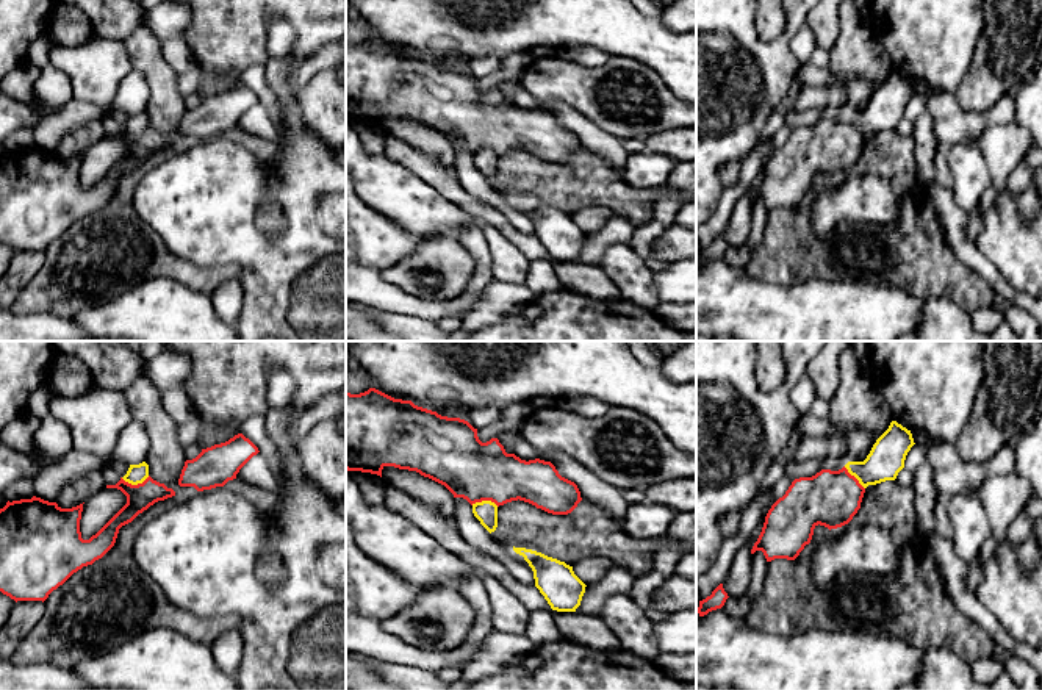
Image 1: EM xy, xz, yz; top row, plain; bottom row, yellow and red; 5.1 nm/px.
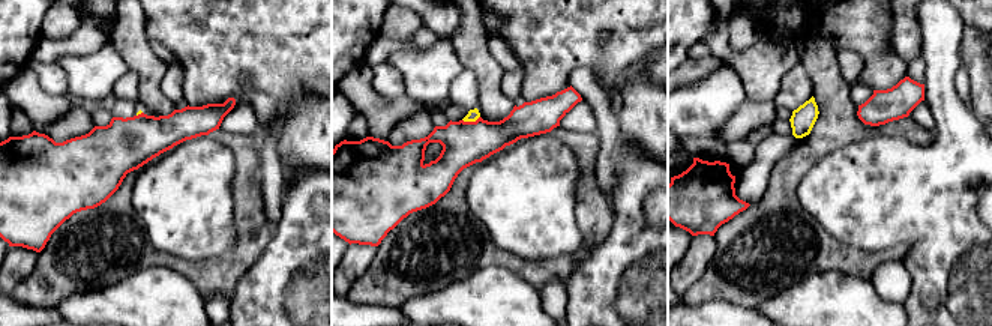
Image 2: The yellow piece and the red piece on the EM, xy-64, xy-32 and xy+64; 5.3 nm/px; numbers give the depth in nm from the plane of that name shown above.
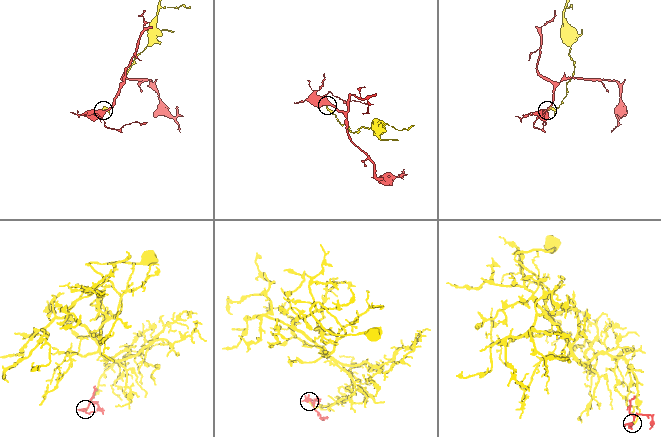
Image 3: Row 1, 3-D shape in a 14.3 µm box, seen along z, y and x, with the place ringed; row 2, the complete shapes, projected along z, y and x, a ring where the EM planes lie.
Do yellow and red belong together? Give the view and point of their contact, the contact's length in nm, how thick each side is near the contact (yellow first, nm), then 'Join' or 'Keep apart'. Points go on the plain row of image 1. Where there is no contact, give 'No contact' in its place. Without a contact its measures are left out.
Touches yellow at xy (135, 133). Shared border 150 nm. Thickness 100 nm (yellow) against 140 nm. Keep apart

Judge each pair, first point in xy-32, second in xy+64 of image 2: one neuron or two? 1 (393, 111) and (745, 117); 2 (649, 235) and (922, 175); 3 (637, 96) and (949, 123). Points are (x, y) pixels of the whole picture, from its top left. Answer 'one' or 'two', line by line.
1: one
2: one
3: two

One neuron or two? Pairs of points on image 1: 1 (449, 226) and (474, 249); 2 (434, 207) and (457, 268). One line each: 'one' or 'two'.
1: two
2: two

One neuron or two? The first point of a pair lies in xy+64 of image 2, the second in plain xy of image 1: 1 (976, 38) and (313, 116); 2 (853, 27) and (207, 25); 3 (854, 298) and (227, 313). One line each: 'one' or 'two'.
1: one
2: two
3: two

